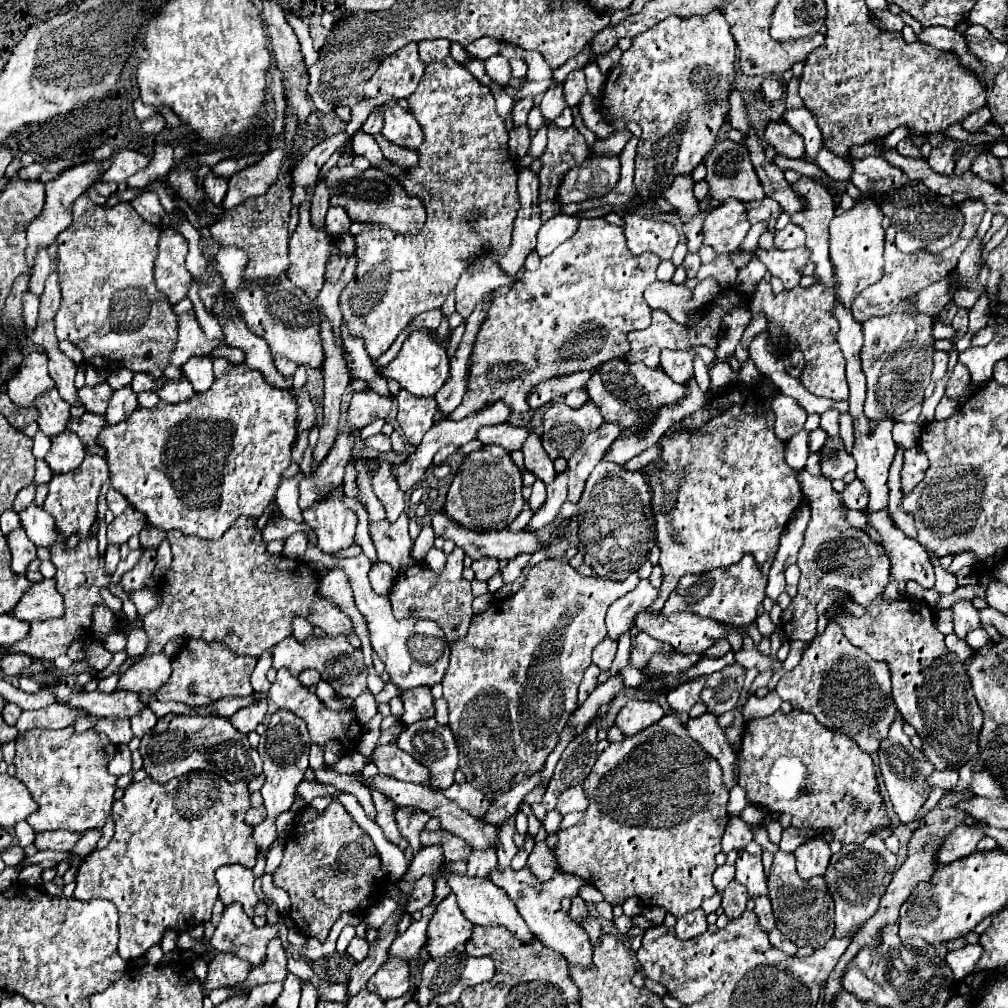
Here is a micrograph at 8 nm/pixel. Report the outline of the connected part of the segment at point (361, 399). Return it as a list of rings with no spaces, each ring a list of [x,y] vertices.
[[[362,390],[354,394],[350,410],[348,410],[348,426],[356,426],[356,430],[362,430],[370,422],[378,418],[386,418],[392,408],[392,400],[388,396],[376,394],[374,390]]]

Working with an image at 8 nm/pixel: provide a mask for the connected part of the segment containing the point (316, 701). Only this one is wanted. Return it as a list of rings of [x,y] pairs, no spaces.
[[[280,668],[278,670],[278,676],[270,688],[270,700],[276,704],[276,708],[282,708],[282,706],[288,706],[294,714],[298,714],[306,724],[308,724],[308,730],[310,730],[310,736],[312,736],[312,742],[324,746],[328,740],[332,738],[338,738],[346,750],[352,750],[356,746],[356,742],[360,742],[360,736],[362,736],[362,728],[360,724],[356,722],[356,716],[354,716],[354,710],[352,710],[352,698],[342,698],[338,696],[342,702],[344,702],[344,708],[340,712],[334,712],[330,710],[314,692],[310,692],[308,688],[304,688],[298,680],[298,676],[290,674],[290,670],[286,668]]]

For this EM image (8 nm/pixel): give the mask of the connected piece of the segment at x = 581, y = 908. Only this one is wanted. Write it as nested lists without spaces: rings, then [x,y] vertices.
[[[576,896],[574,900],[572,900],[572,908],[570,908],[570,916],[574,918],[574,922],[578,924],[580,922],[580,918],[586,914],[588,910],[586,910],[586,902],[580,898],[580,896]]]

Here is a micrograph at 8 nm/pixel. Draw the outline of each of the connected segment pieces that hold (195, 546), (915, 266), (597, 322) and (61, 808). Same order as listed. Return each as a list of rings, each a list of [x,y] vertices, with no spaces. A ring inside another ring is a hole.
[[[240,516],[218,540],[200,540],[192,538],[180,530],[168,532],[168,542],[172,546],[172,566],[162,578],[162,602],[158,608],[148,614],[162,616],[162,638],[156,632],[158,646],[164,646],[168,640],[186,636],[186,638],[204,638],[206,642],[218,640],[228,642],[238,654],[260,656],[266,648],[282,642],[292,634],[292,618],[302,616],[312,626],[318,626],[328,632],[328,636],[348,636],[354,632],[352,620],[344,614],[334,600],[326,600],[318,590],[318,574],[304,562],[286,558],[284,554],[268,554],[266,542],[262,540],[262,530],[256,528],[256,518]]]
[[[968,200],[968,202],[960,202],[958,210],[964,216],[964,228],[962,228],[958,240],[950,248],[942,250],[940,254],[932,254],[928,250],[916,250],[916,252],[904,254],[894,244],[894,234],[896,234],[894,228],[892,226],[886,228],[886,250],[884,250],[884,262],[886,264],[884,264],[884,276],[882,276],[882,280],[878,284],[874,284],[868,290],[864,290],[860,294],[860,298],[856,298],[852,302],[852,314],[854,314],[856,322],[862,324],[862,322],[866,322],[872,316],[886,316],[886,314],[890,314],[896,308],[896,304],[902,298],[906,298],[906,292],[918,292],[918,290],[922,290],[922,288],[926,288],[926,286],[930,286],[930,284],[946,278],[948,274],[952,274],[956,270],[960,254],[970,244],[970,238],[976,236],[976,230],[978,230],[980,220],[982,220],[982,216],[986,212],[986,206],[984,206],[984,202]]]
[[[582,218],[574,236],[560,244],[550,256],[542,258],[536,272],[524,272],[524,278],[514,282],[510,292],[492,302],[488,322],[484,322],[484,330],[480,330],[480,338],[474,346],[468,392],[462,404],[448,416],[442,416],[442,410],[436,406],[434,420],[462,420],[488,402],[498,400],[512,406],[514,412],[526,412],[530,408],[526,396],[536,382],[560,374],[582,372],[608,358],[624,358],[630,352],[628,332],[644,330],[652,322],[652,308],[644,300],[644,290],[656,280],[658,264],[660,258],[652,252],[632,254],[620,226],[608,224],[604,218]]]
[[[66,726],[60,730],[50,730],[50,728],[34,728],[18,734],[16,738],[16,756],[14,756],[14,766],[16,766],[16,778],[24,780],[28,790],[32,792],[32,798],[38,802],[38,810],[32,812],[26,822],[36,830],[70,830],[70,832],[80,832],[86,834],[94,828],[102,830],[106,820],[112,814],[112,804],[114,804],[114,792],[116,792],[116,776],[108,772],[108,762],[116,754],[116,744],[112,744],[106,734],[86,730],[86,732],[76,732],[74,726]]]

